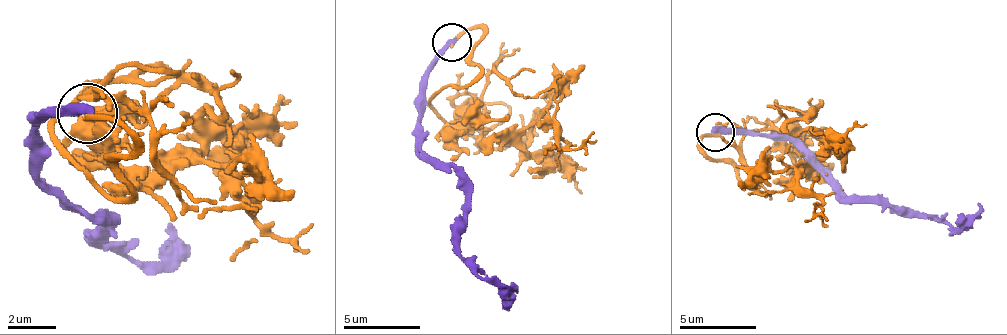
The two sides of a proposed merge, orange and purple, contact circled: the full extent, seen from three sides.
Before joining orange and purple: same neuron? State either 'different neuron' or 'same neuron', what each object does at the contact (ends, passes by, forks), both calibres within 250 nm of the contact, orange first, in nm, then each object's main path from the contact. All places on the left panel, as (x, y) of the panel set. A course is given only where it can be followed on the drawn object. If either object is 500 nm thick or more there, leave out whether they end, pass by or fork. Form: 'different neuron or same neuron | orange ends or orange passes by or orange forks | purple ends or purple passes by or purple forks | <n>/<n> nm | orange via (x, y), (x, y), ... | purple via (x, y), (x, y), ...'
different neuron | orange ends | purple ends | 280/400 nm | orange via (85, 117), (133, 141), (127, 195), (55, 129), (97, 81), (175, 75), (121, 63), (97, 87), (217, 201) | purple via (85, 111), (43, 117), (37, 177), (109, 219), (97, 243), (133, 261), (151, 261), (175, 225)

